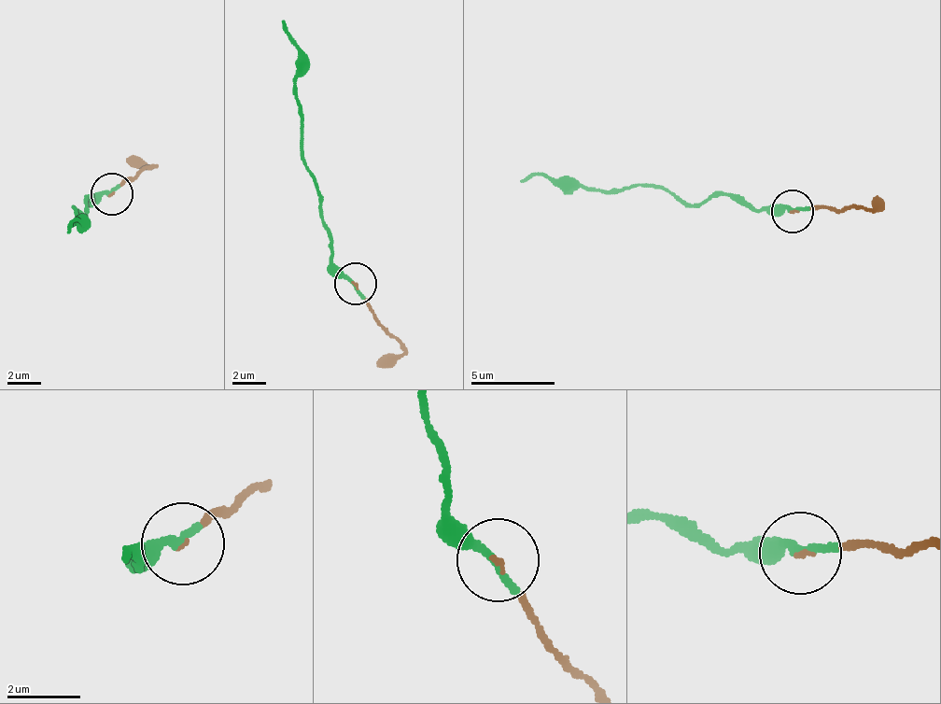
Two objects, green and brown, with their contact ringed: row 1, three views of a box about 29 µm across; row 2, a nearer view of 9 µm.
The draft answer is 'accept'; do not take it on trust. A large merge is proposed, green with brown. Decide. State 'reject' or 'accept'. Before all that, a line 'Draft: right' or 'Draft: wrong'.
Draft: right
accept

